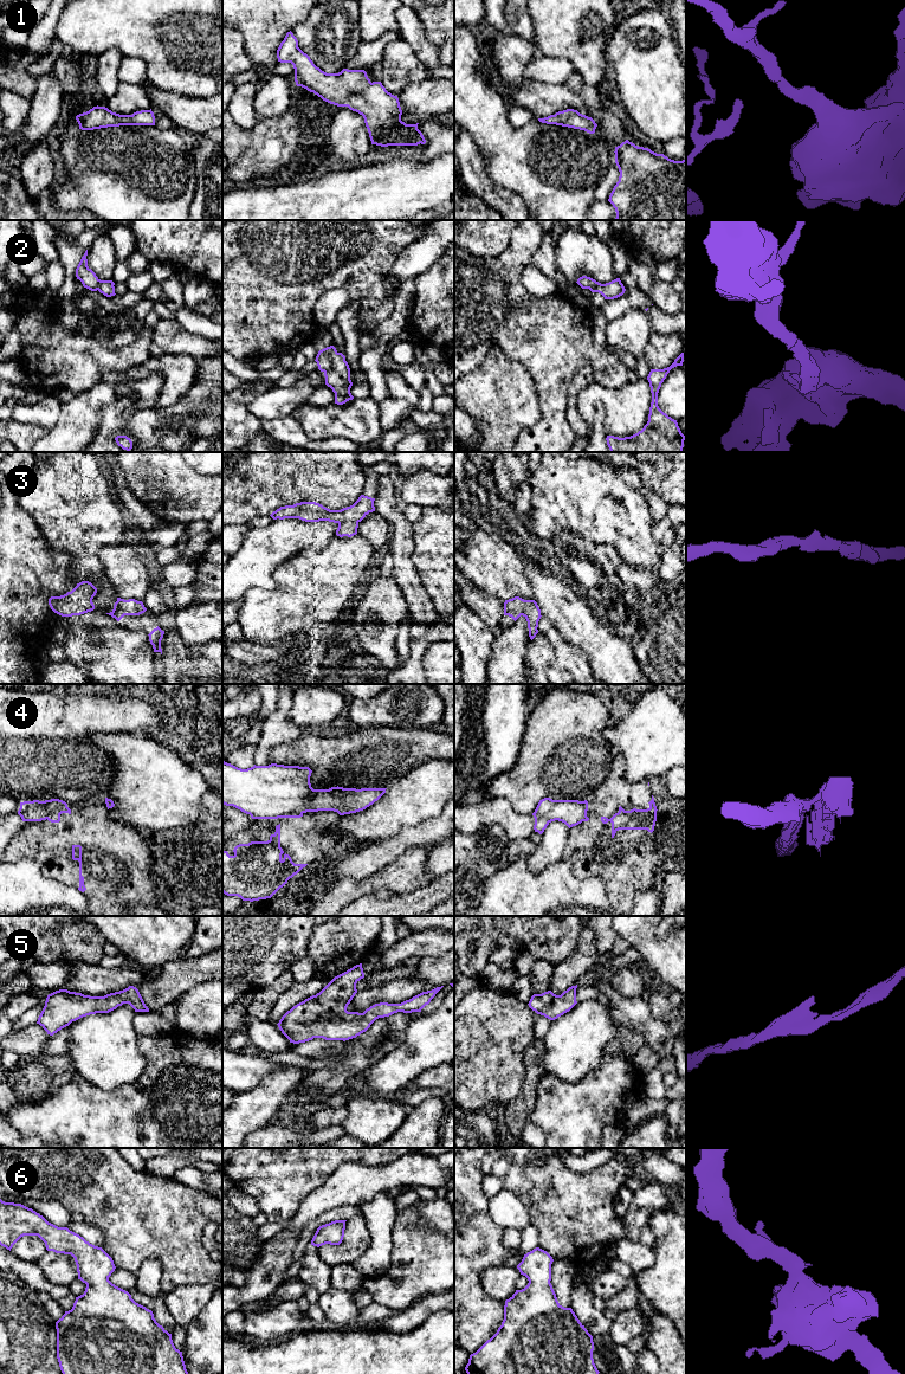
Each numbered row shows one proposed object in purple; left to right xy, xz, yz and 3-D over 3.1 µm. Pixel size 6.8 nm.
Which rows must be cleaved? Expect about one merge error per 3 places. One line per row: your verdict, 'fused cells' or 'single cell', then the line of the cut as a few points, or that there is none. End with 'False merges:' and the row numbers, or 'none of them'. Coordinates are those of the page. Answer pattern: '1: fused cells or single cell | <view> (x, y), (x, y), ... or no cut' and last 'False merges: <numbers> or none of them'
1: single cell | no cut
2: single cell | no cut
3: single cell | no cut
4: fused cells | xz (302, 813), (284, 813), (279, 817)
5: single cell | no cut
6: single cell | no cut
False merges: 4

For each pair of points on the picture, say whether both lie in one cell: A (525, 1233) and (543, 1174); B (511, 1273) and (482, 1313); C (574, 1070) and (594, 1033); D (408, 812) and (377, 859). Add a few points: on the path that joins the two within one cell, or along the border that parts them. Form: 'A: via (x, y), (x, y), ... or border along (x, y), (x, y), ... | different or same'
A: border along (530, 1223), (538, 1232), (538, 1246) | different
B: border along (483, 1271), (482, 1288), (504, 1302) | different
C: via (574, 1060), (574, 1053), (584, 1043) | same
D: border along (417, 824), (366, 847) | different

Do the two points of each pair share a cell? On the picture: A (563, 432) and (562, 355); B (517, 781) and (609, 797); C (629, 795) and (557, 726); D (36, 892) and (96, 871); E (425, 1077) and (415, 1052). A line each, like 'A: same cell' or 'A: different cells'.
A: same cell
B: different cells
C: different cells
D: different cells
E: different cells

